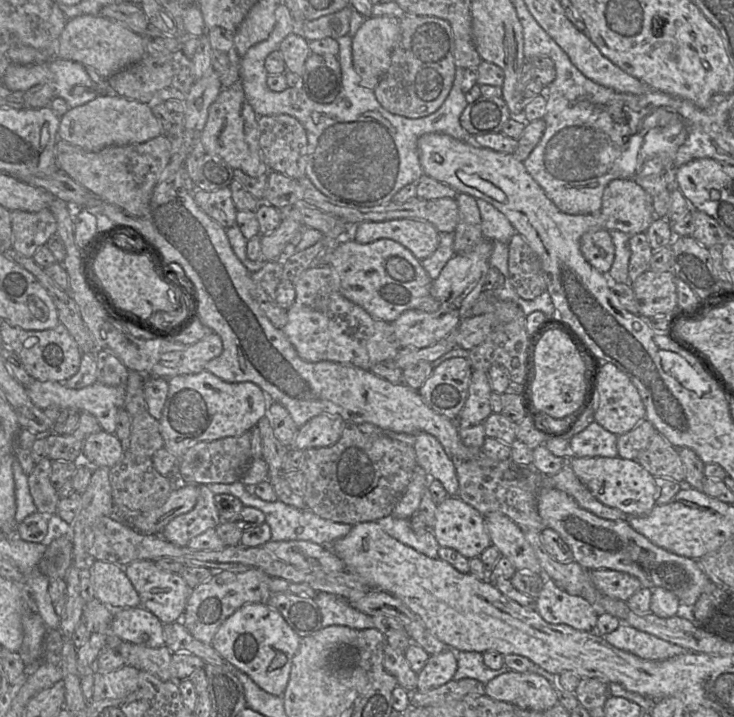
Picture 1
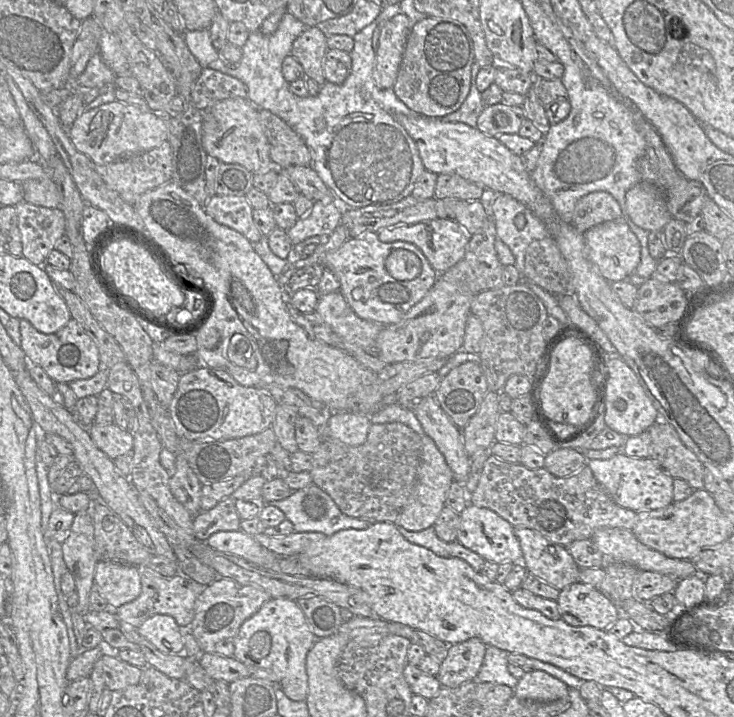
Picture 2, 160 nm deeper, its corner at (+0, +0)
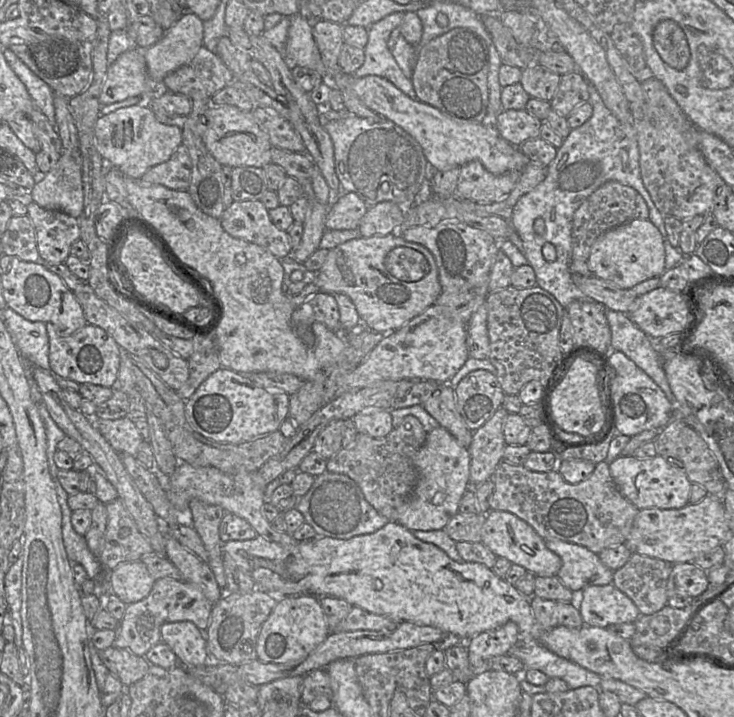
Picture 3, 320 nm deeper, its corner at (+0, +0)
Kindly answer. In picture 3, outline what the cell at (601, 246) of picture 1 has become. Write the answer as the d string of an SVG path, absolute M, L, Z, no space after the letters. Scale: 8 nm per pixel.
M637 219L610 229L594 242L589 258L591 275L611 282L623 289L660 277L665 269L665 239L649 219Z

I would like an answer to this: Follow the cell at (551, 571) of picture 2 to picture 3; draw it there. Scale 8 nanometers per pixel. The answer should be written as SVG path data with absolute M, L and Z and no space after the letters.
M547 540L545 545L561 558L562 565L556 577L572 592L612 584L613 571L589 549L564 541Z

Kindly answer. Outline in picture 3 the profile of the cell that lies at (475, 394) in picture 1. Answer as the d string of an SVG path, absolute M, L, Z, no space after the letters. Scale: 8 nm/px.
M501 407L483 426L473 432L468 447L471 457L471 486L491 479L497 465L503 460L506 446L503 428L508 413Z

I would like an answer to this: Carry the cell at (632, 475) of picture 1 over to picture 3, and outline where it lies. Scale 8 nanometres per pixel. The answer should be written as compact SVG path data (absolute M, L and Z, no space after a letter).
M620 455L609 464L609 471L622 495L639 510L679 509L689 504L692 483L685 471L659 455L646 459Z

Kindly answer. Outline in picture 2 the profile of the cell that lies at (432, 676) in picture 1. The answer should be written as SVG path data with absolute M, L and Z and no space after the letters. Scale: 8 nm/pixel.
M478 638L449 646L436 676L442 688L453 688L472 681L484 660L487 645Z

